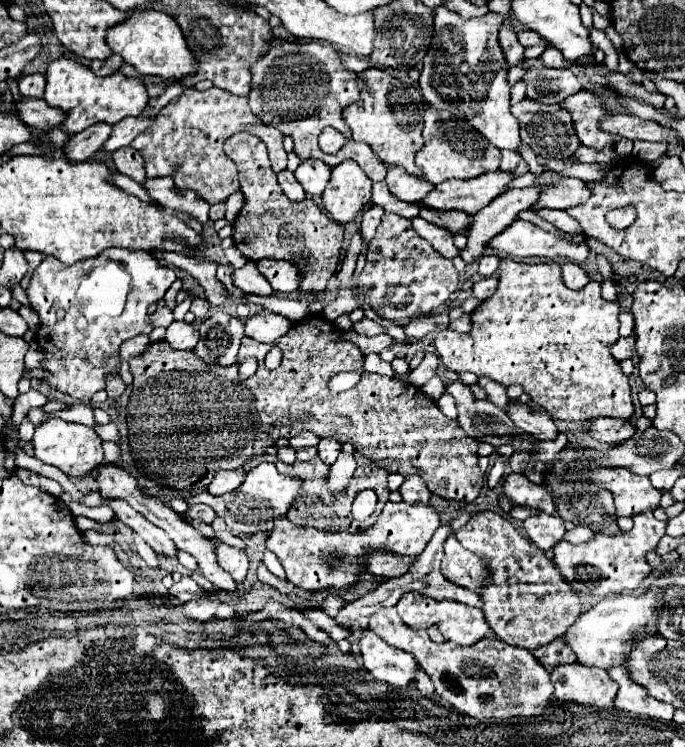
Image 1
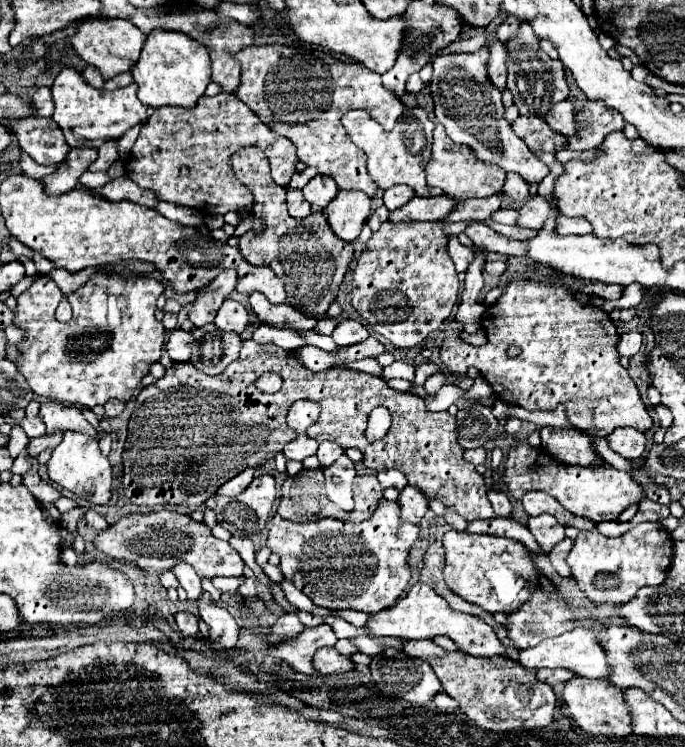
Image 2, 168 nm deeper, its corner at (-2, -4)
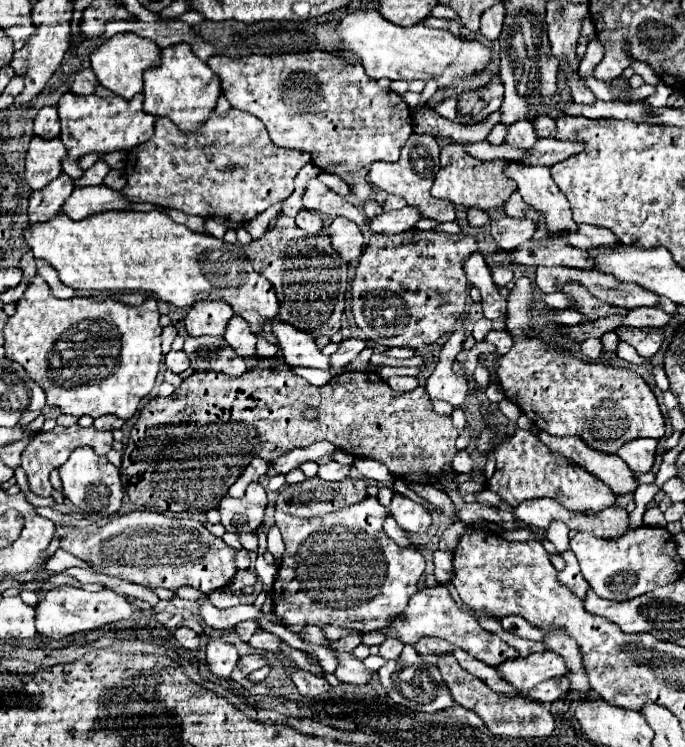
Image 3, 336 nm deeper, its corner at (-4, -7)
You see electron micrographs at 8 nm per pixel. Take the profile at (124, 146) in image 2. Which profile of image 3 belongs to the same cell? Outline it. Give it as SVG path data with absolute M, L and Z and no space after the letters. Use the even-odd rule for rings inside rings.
M32 138L30 150L26 154L26 182L32 190L42 190L54 178L62 174L62 158L64 144L60 138L56 140L40 140Z

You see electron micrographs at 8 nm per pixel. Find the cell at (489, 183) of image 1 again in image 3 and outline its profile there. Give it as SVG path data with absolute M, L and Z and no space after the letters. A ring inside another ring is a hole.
M402 208L402 210L392 210L392 212L382 212L378 216L374 216L368 222L368 232L372 234L400 234L406 230L412 230L414 224L420 220L420 214L416 212L416 208Z

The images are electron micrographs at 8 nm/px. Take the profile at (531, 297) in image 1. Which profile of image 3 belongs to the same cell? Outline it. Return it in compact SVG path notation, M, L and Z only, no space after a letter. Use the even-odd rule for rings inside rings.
M520 278L514 286L514 290L508 296L508 332L514 336L514 346L508 354L496 356L496 354L482 354L480 362L488 368L492 362L498 362L498 382L514 404L520 406L520 410L532 420L532 424L538 430L546 430L552 436L580 436L590 448L602 452L602 454L616 454L626 442L636 438L656 438L660 440L666 432L664 416L660 412L658 400L652 392L652 388L632 370L618 368L618 366L606 366L606 364L590 364L582 362L570 352L560 352L554 348L546 348L540 338L526 338L524 324L530 320L530 306L532 302L532 282L528 278Z

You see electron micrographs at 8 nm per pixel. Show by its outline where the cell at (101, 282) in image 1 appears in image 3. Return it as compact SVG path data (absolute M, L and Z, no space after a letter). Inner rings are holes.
M36 275L33 279L16 302L16 314L8 318L4 326L6 358L22 364L30 378L44 390L46 404L58 406L62 414L72 414L76 418L114 414L122 420L130 420L136 414L140 400L150 396L160 372L162 326L158 324L160 312L156 300L146 300L142 306L124 306L116 300L96 302L94 298L60 300L52 296L42 277Z

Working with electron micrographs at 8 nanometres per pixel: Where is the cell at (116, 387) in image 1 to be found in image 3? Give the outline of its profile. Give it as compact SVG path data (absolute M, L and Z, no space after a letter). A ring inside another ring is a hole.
M106 414L106 416L100 416L94 420L94 426L98 430L118 430L118 428L122 428L122 424L124 424L124 420L120 420L118 416L112 416L112 414Z

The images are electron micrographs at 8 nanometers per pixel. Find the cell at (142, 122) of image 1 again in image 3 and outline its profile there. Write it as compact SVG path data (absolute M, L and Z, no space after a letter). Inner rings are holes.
M98 160L92 168L84 170L82 178L74 180L74 186L100 186L102 180L104 180L104 176L106 176L108 172L110 172L108 164L106 164L104 160Z

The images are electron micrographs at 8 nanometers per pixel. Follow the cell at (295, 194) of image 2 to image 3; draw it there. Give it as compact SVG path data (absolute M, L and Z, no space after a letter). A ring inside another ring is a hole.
M302 210L296 216L296 224L308 234L322 234L322 230L324 230L322 218L318 214L314 214L314 212L308 212L308 210Z

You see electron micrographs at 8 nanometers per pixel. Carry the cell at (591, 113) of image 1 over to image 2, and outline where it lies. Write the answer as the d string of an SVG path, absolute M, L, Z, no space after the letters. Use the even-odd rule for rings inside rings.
M560 101L558 105L554 105L554 109L550 109L550 113L546 113L546 121L548 125L558 131L558 133L566 133L566 137L576 135L576 109L572 105L572 101Z

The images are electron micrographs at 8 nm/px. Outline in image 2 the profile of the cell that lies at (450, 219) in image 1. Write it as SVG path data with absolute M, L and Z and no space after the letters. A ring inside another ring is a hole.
M466 221L464 233L472 239L476 247L484 247L504 255L518 255L518 257L526 255L526 247L522 245L522 241L514 241L514 239L498 235L484 221Z

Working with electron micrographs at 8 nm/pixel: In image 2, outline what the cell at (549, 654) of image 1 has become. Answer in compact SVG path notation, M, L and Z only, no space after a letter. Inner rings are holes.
M540 669L538 671L538 679L546 681L552 687L558 687L560 683L564 683L564 681L568 681L572 677L574 677L574 673L568 671L568 669Z

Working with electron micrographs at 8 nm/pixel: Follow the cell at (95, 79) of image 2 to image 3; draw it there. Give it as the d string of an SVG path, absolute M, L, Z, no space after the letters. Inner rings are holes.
M86 68L86 70L82 70L82 72L76 74L76 78L74 78L72 86L70 86L70 92L72 92L72 94L78 94L78 96L92 94L96 82L98 82L98 80L96 80L94 72L92 72L90 68Z

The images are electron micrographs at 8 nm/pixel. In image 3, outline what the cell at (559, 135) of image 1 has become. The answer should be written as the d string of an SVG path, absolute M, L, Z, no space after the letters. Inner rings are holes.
M518 120L512 126L508 126L508 134L506 134L506 144L520 148L520 150L528 150L532 148L532 144L538 140L536 132L532 132L532 122L530 120Z

